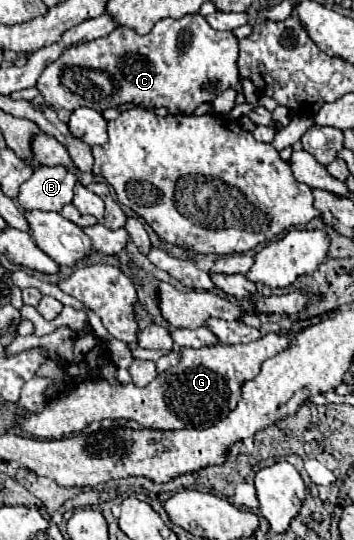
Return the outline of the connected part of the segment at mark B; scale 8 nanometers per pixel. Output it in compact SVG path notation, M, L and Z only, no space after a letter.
M41 166L27 182L21 184L21 192L17 196L19 208L61 212L61 208L71 202L75 184L77 174L65 166Z

